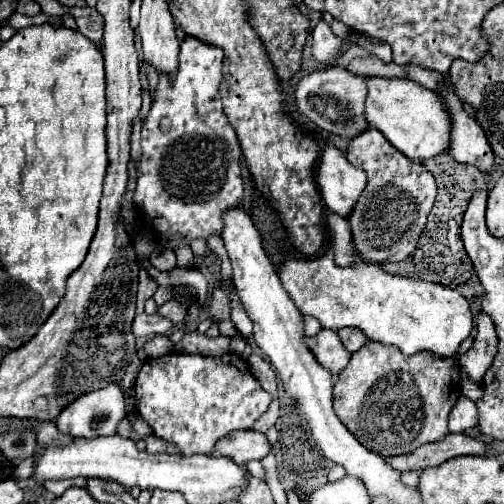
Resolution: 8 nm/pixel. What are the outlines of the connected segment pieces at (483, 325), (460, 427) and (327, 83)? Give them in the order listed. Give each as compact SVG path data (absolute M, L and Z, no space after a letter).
M481 311L479 313L479 321L477 321L477 335L475 341L471 345L471 349L459 357L459 363L463 367L463 371L475 381L479 383L485 375L485 371L489 369L493 357L497 353L497 333L495 333L495 323L493 319Z
M459 397L457 403L453 405L451 413L449 413L449 419L447 419L447 427L449 427L449 433L463 433L471 427L477 425L477 409L475 409L475 403L467 397Z
M327 67L305 75L299 81L295 93L297 93L295 103L297 111L325 131L331 131L339 137L353 137L369 127L363 115L363 105L367 97L367 85L363 75L353 75L343 67Z

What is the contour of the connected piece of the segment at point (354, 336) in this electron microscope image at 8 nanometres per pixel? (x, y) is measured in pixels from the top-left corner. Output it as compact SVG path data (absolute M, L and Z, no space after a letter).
M341 329L341 331L339 331L339 337L341 337L343 345L345 345L351 353L359 351L365 343L369 343L369 339L365 339L365 335L363 335L361 331L357 331L357 329Z

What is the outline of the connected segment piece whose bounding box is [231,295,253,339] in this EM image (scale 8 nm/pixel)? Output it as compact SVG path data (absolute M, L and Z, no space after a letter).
M235 295L235 299L233 299L233 307L235 307L235 311L233 311L233 325L237 327L237 331L245 337L245 339L251 339L253 337L253 331L251 331L251 319L247 317L247 313L241 309L241 301L239 301L239 297Z

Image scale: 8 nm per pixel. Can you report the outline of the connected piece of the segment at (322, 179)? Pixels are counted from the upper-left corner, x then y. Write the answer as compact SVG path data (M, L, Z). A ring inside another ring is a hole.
M325 141L315 169L315 183L323 203L341 217L347 217L363 191L365 181L365 171L353 167L333 143Z

